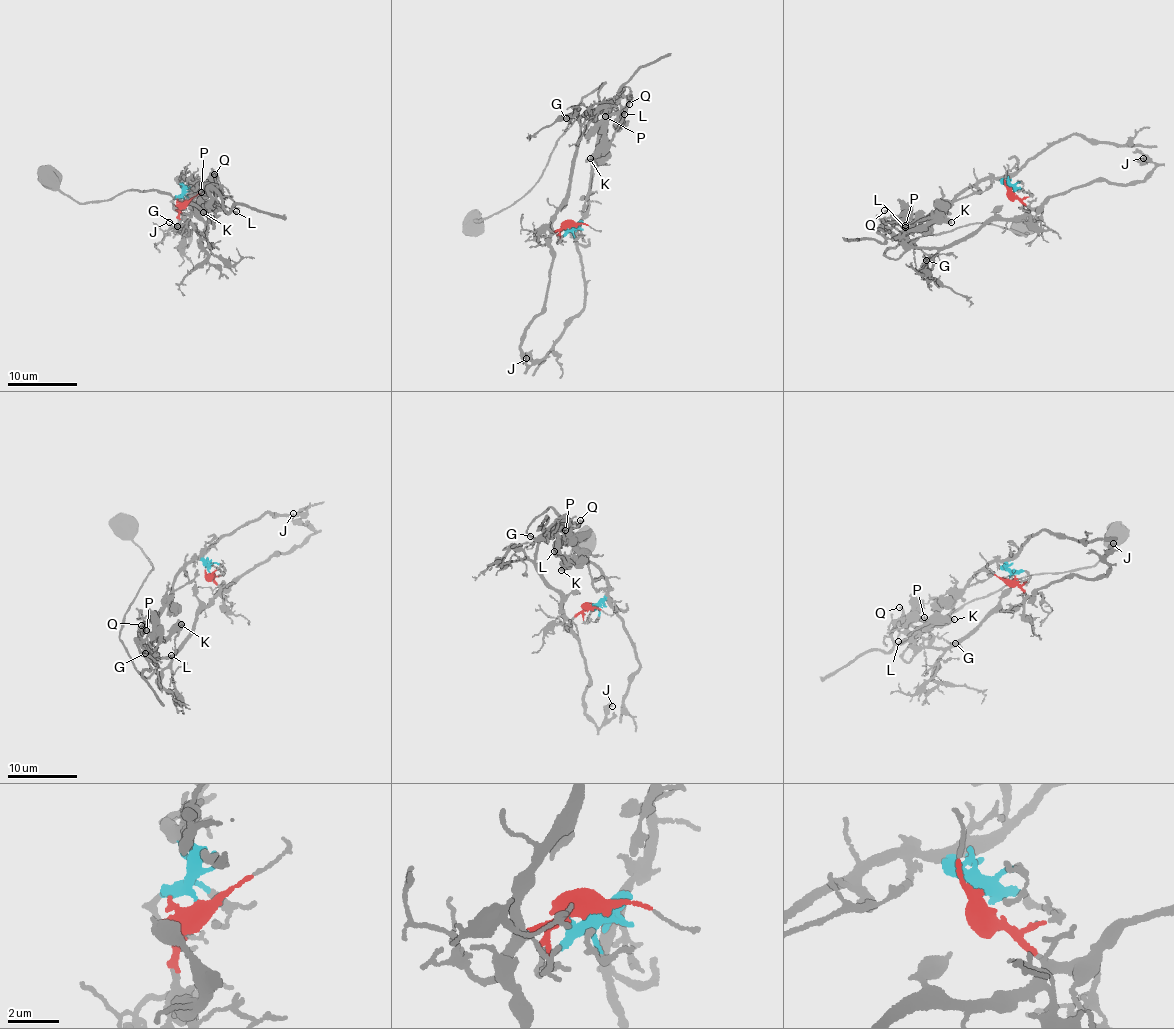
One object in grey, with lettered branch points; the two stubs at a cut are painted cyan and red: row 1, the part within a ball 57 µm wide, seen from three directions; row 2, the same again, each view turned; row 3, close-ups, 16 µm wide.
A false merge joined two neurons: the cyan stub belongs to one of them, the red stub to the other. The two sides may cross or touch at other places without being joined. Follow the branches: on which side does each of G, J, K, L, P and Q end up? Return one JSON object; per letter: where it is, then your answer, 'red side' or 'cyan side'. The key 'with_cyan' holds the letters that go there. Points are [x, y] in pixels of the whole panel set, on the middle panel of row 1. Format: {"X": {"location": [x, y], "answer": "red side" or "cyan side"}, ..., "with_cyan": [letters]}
{"G": {"location": [566, 118], "answer": "red side"}, "J": {"location": [526, 358], "answer": "red side"}, "K": {"location": [590, 158], "answer": "cyan side"}, "L": {"location": [624, 114], "answer": "cyan side"}, "P": {"location": [605, 116], "answer": "cyan side"}, "Q": {"location": [629, 104], "answer": "cyan side"}, "with_cyan": ["K", "L", "P", "Q"]}

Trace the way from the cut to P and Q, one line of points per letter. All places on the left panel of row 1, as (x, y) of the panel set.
P: (184, 201), (181, 175), (199, 197), (208, 201), (215, 195), (213, 192), (201, 192)
Q: (184, 201), (181, 175), (198, 197), (208, 201), (215, 199), (218, 186), (214, 174)

